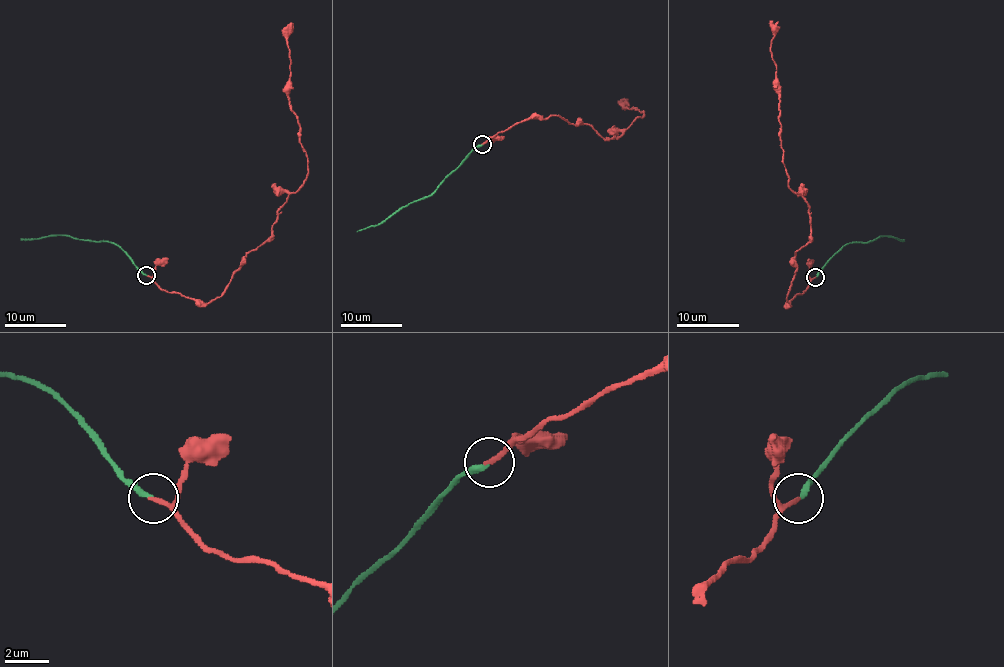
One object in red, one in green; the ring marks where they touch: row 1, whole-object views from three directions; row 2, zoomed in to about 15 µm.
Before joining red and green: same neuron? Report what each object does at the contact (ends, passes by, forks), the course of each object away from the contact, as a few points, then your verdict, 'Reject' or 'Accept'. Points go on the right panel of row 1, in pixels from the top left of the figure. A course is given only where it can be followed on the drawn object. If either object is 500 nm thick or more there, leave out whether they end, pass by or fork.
At the ring red ends. At the ring green ends. Course of red: (816, 276), (789, 304), (796, 251), (811, 225), (810, 206), (788, 186), (780, 141), (771, 50), (779, 21). Course of green: (816, 276), (836, 253), (853, 242), (867, 242), (880, 236), (905, 240). Accept

